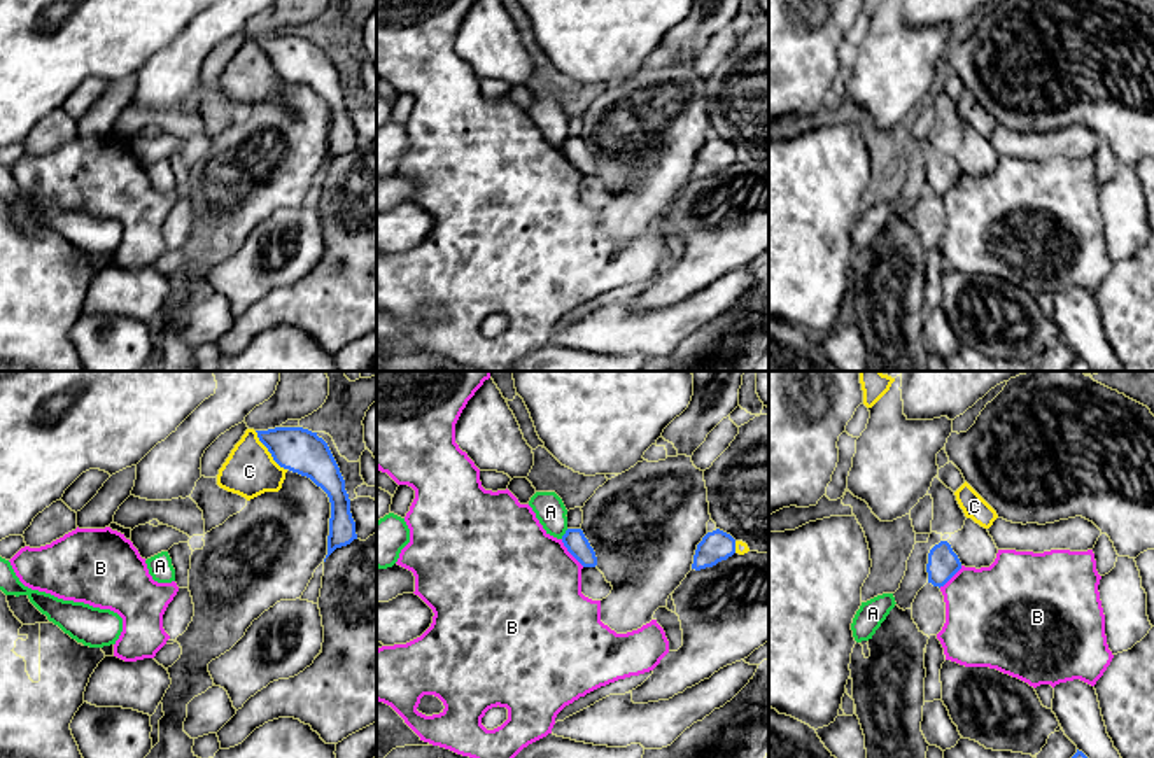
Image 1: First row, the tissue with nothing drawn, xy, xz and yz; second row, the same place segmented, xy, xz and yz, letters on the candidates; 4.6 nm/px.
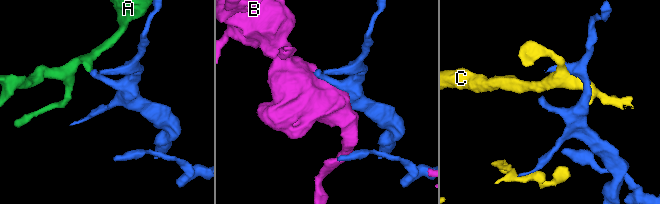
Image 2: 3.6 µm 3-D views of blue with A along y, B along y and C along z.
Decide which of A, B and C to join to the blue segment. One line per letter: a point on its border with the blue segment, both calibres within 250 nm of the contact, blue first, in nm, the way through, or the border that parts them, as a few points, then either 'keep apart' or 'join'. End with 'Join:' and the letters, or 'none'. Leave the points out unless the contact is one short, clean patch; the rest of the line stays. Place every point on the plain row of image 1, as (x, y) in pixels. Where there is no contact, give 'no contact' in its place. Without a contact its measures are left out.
A: xz (564, 142) | 100/140 nm | along xz (568, 137), (561, 146) | keep apart
B: xz (571, 161) | 100/480 nm | keep apart
C: xy (268, 58) | 200/240 nm | keep apart
Join: none

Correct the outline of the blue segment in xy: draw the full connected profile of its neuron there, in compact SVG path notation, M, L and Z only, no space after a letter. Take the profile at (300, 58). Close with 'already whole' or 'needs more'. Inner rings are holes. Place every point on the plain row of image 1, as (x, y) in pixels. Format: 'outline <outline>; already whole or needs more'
outline M275 35L256 39L273 68L292 81L310 86L320 95L331 110L327 163L357 147L355 130L350 121L350 107L345 88L327 51L303 35Z; already whole

